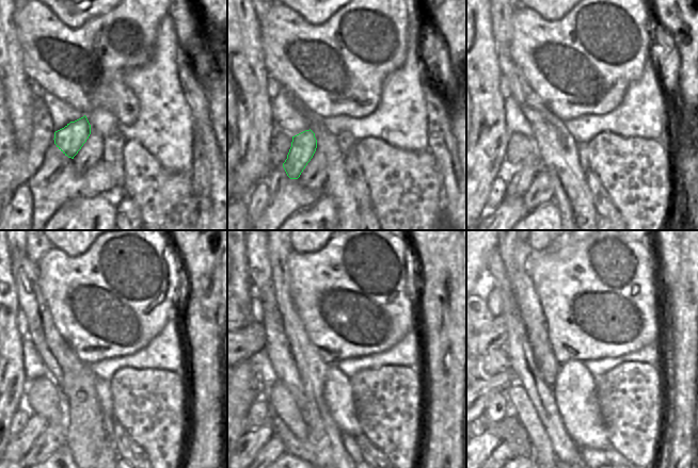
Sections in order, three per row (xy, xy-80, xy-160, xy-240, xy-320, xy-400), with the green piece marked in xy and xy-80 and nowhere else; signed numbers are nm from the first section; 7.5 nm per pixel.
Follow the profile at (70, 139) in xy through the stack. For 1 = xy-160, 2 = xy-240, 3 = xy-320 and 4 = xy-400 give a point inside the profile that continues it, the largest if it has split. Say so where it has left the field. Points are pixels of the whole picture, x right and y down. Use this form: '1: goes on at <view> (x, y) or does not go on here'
1: goes on at xy-160 (518, 186)
2: goes on at xy-240 (18, 446)
3: goes on at xy-320 (249, 446)
4: goes on at xy-400 (488, 442)

